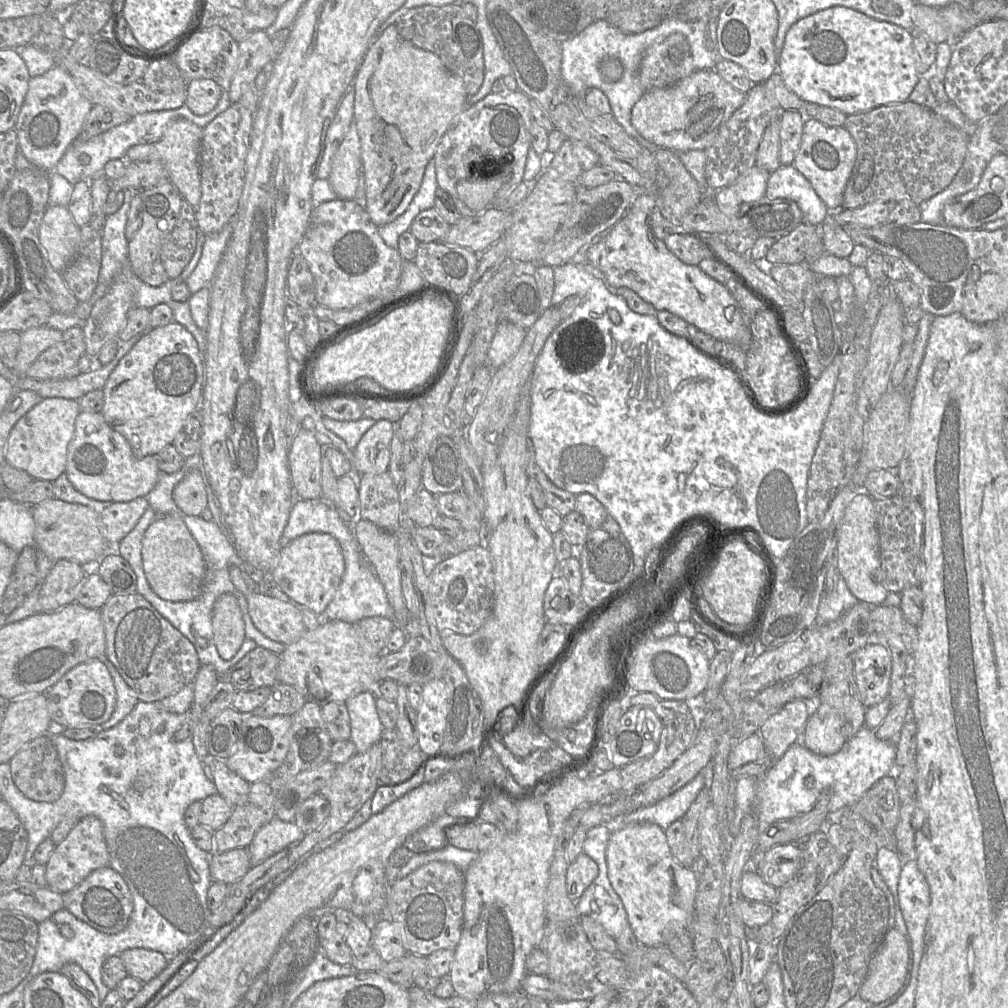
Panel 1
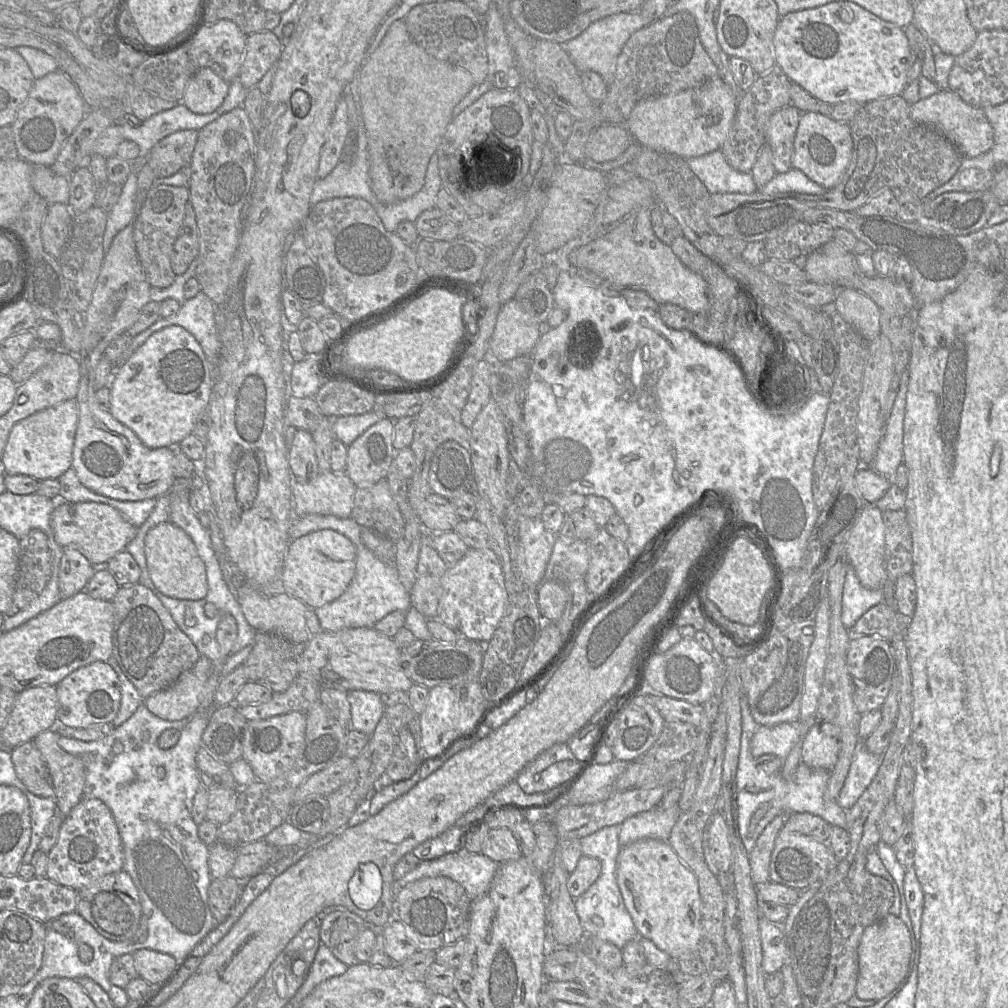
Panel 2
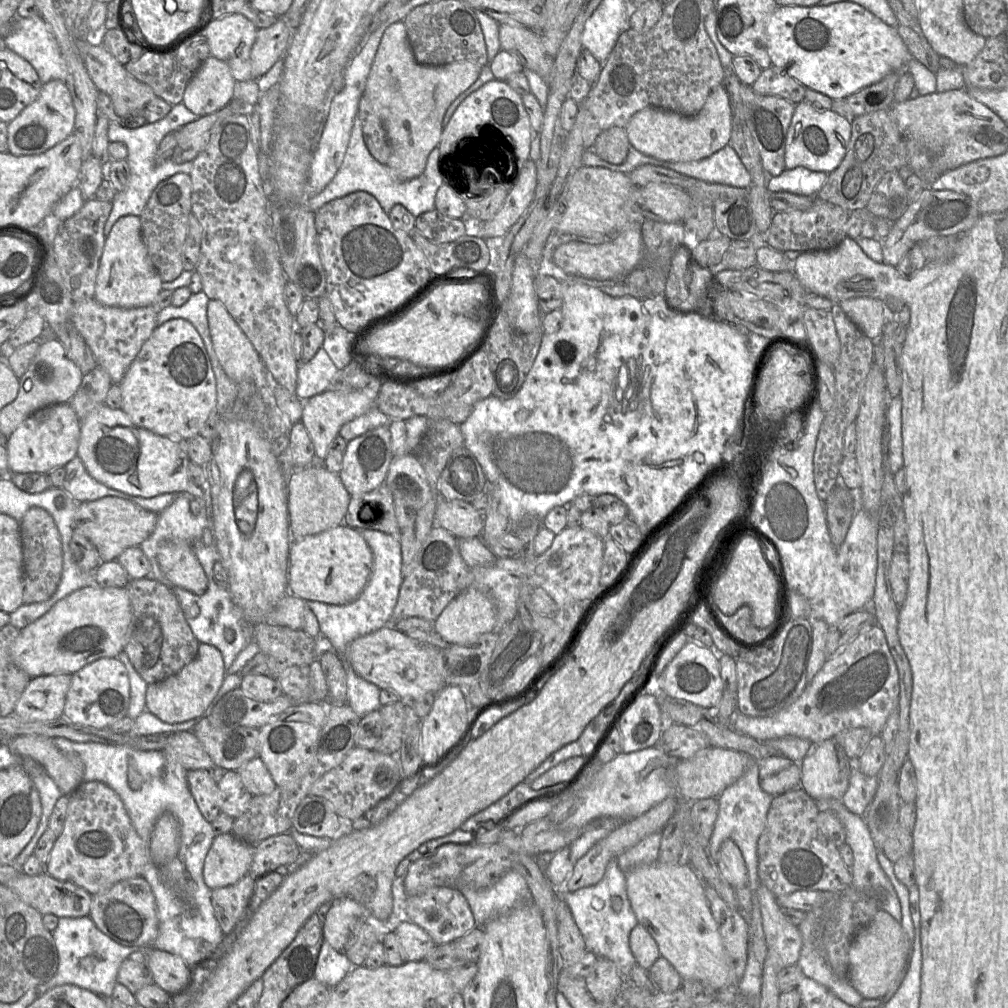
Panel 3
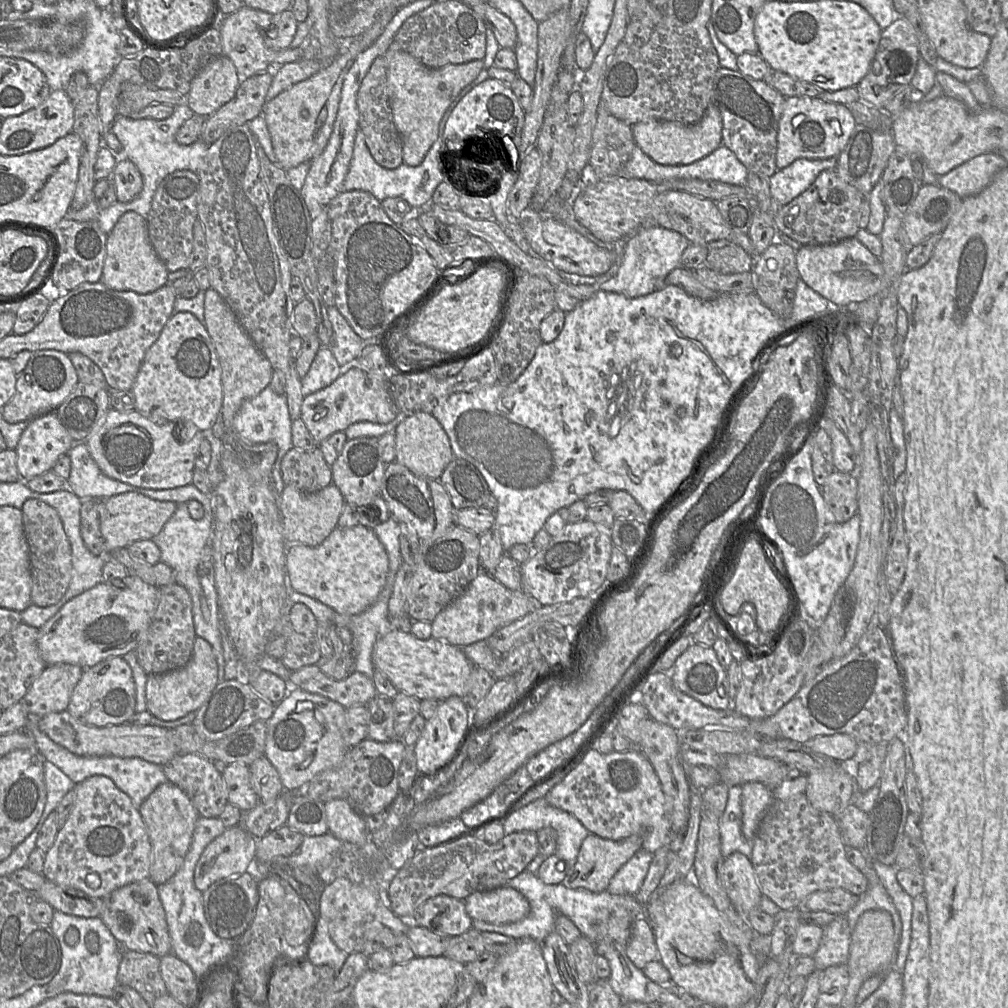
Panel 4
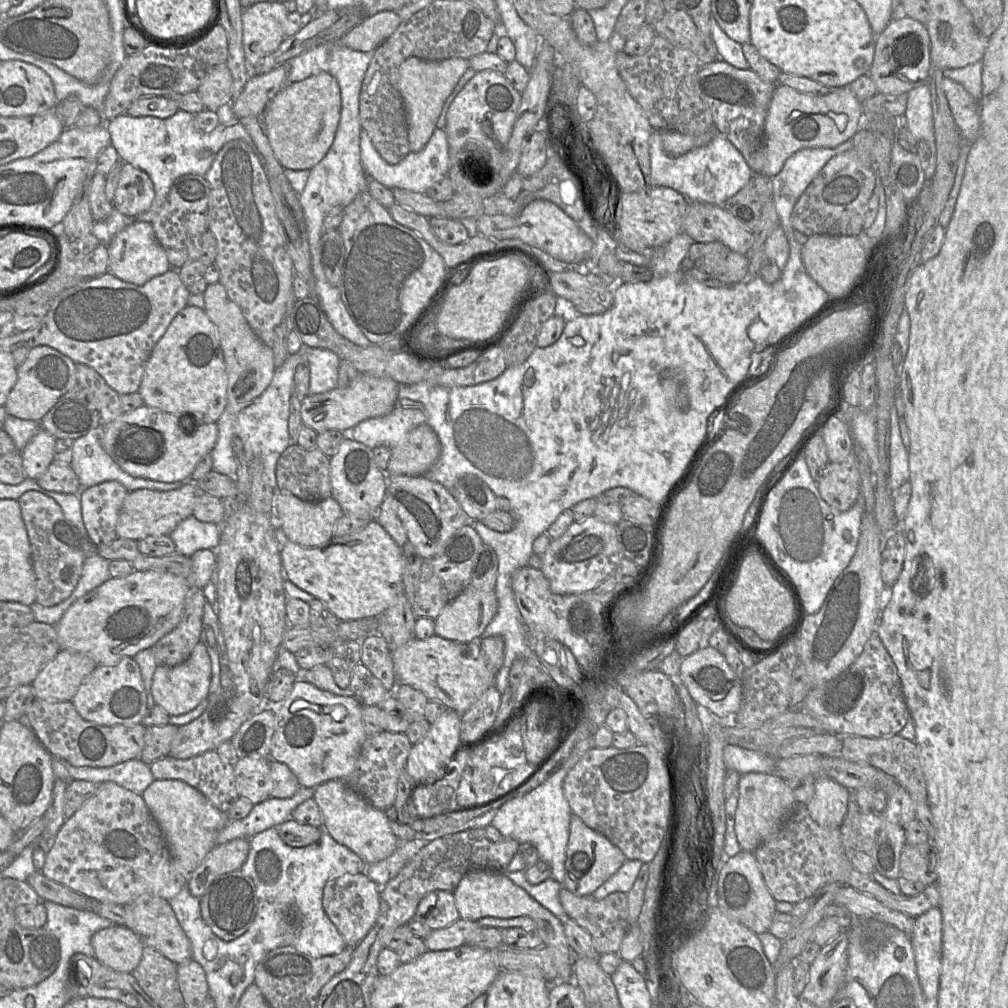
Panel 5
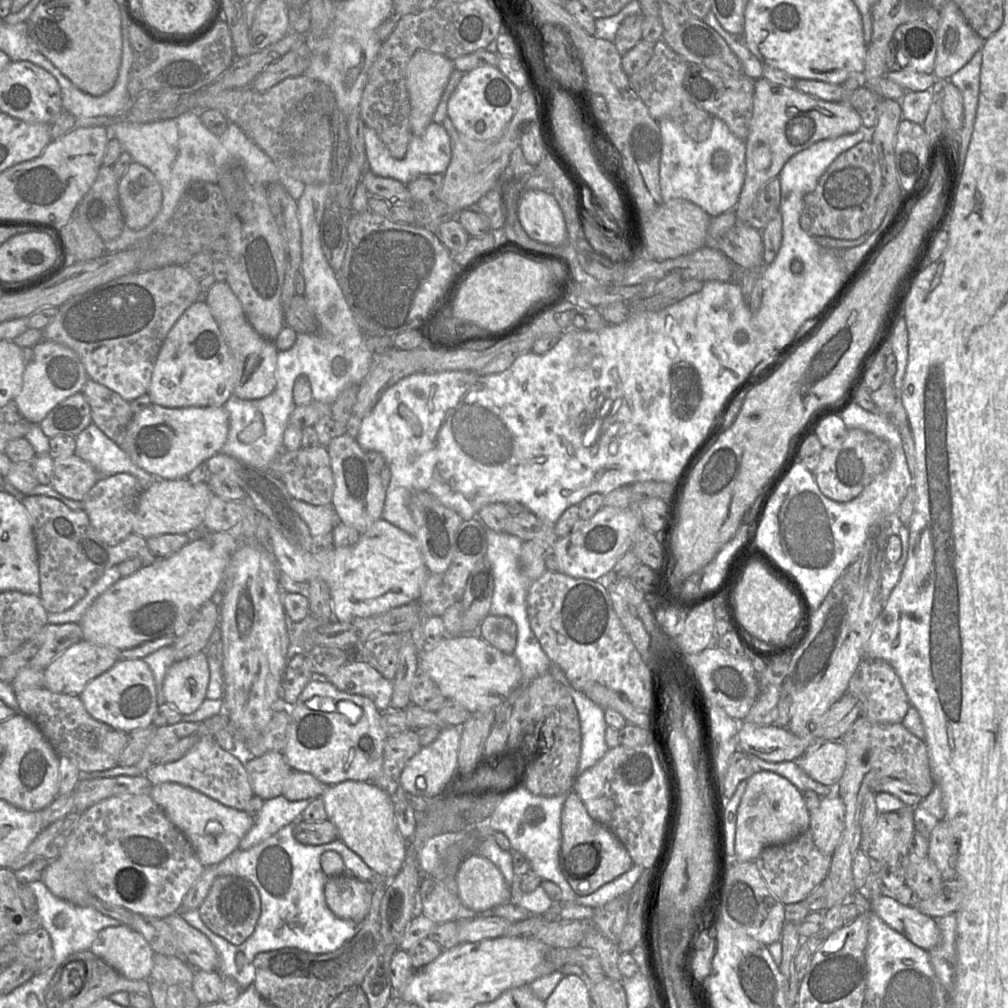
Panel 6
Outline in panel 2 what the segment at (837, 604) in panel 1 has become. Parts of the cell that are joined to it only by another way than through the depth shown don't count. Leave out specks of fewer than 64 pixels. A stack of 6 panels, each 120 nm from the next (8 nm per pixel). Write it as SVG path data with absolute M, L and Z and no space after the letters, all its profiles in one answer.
M848 563L842 593L841 622L844 627L851 629L865 612L883 601L883 590L863 587Z

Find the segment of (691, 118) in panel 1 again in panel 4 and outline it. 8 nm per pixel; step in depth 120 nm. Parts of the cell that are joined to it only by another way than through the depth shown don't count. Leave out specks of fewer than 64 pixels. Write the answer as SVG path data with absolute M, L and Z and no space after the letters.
M709 103L703 117L695 124L685 125L673 121L647 120L632 125L637 146L651 159L665 165L691 164L712 153L722 144L722 116L719 108Z

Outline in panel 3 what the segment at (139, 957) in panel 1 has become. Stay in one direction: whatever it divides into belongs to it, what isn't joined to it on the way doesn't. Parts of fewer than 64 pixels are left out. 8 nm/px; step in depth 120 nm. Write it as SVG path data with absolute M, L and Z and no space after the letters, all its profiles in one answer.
M145 950L153 983L169 995L176 995L186 984L190 967L177 955L164 950Z

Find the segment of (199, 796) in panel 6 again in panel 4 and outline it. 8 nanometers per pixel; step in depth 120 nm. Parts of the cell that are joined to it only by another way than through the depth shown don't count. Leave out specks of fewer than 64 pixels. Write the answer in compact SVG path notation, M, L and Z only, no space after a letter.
M160 784L142 802L139 812L145 823L150 852L150 879L160 885L170 880L181 868L189 851L199 813L189 797L175 784Z

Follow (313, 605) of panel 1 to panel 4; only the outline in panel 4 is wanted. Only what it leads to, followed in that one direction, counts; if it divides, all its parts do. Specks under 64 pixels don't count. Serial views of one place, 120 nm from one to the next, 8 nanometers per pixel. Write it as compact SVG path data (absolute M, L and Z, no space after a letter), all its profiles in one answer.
M362 525L336 526L317 546L286 543L286 572L292 588L342 615L360 614L376 601L386 583L388 568L383 544L373 529Z

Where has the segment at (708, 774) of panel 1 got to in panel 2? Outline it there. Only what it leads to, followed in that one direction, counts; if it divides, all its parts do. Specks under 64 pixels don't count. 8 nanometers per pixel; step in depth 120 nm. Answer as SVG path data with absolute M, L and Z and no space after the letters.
M656 806L626 819L619 825L620 847L646 838L668 841L680 815L681 811L678 806L669 809Z

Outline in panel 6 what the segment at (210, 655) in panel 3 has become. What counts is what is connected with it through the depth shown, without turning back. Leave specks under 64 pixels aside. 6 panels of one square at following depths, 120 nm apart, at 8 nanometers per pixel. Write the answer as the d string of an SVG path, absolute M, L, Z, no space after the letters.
M206 651L175 661L163 680L166 703L182 715L194 713L206 699L210 670Z

